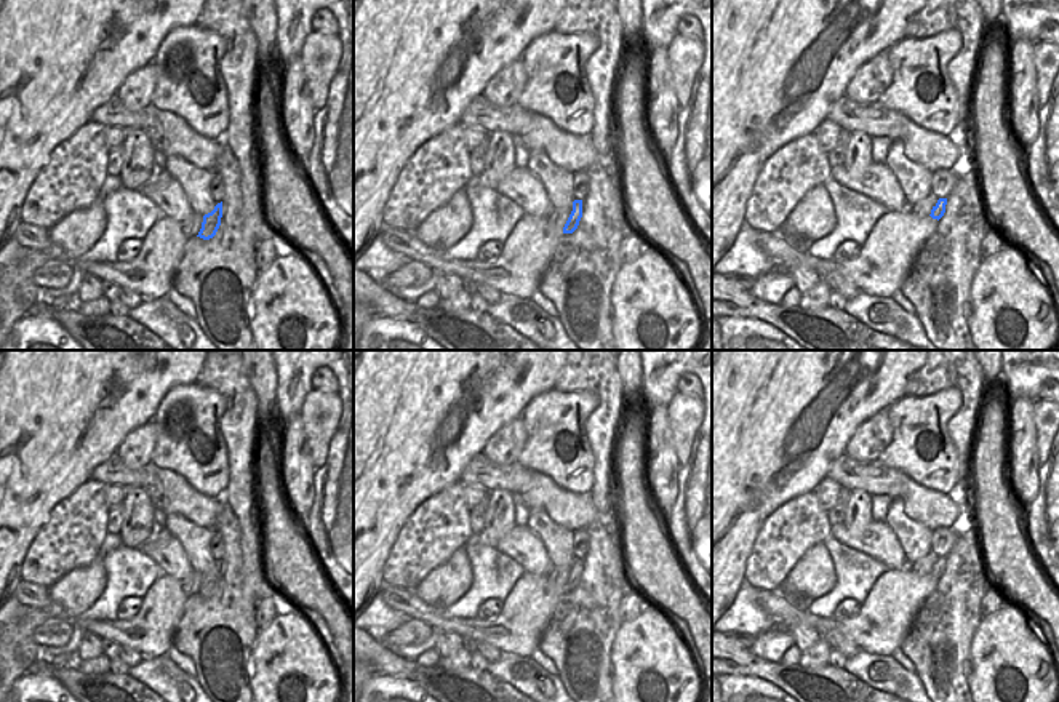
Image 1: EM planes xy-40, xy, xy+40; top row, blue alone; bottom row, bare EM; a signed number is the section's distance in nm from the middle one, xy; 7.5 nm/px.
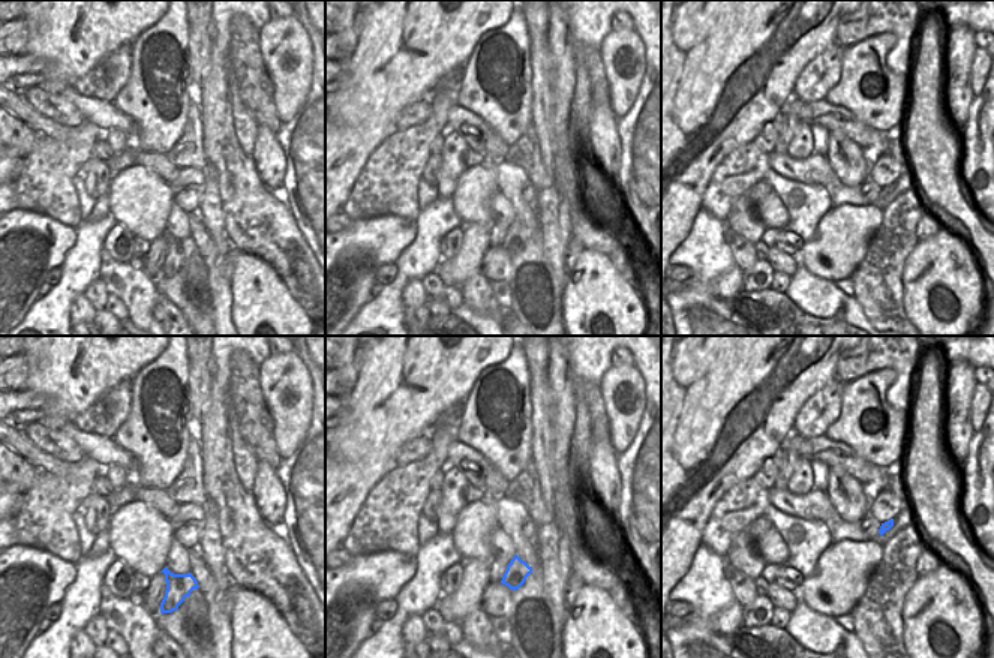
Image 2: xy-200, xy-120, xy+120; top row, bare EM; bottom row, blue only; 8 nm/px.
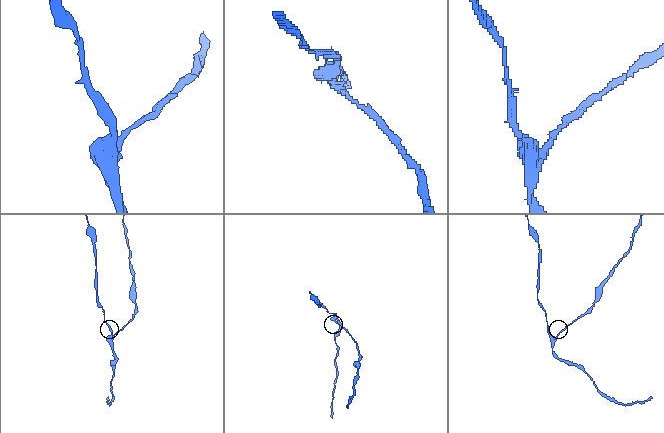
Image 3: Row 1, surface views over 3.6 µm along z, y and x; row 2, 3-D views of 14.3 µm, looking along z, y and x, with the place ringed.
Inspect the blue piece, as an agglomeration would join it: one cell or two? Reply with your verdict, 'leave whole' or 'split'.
split

